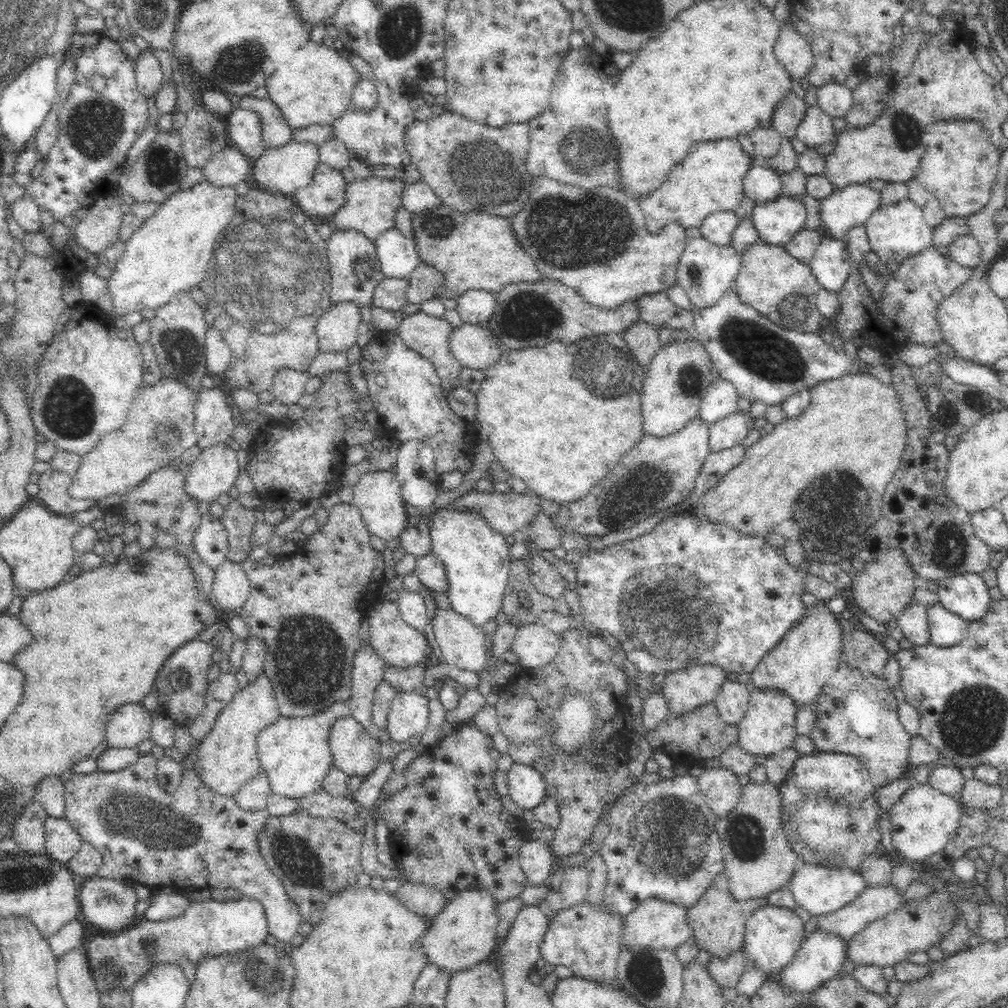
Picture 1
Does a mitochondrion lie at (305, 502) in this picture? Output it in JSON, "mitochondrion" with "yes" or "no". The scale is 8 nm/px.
{"mitochondrion":"no"}

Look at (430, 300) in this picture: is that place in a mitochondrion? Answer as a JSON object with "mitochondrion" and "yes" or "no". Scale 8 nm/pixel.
{"mitochondrion":"no"}

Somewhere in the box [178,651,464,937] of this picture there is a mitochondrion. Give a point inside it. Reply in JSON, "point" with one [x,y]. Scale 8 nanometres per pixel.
{"point":[289,853]}

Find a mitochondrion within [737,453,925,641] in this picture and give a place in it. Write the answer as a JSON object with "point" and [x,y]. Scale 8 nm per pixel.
{"point":[833,513]}

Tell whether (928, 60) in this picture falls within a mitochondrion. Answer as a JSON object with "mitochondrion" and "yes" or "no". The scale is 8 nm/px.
{"mitochondrion":"no"}

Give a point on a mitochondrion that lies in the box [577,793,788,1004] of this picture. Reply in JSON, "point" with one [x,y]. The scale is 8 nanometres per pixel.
{"point":[646,974]}

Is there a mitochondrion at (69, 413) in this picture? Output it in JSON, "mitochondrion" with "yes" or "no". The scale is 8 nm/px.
{"mitochondrion":"yes"}

